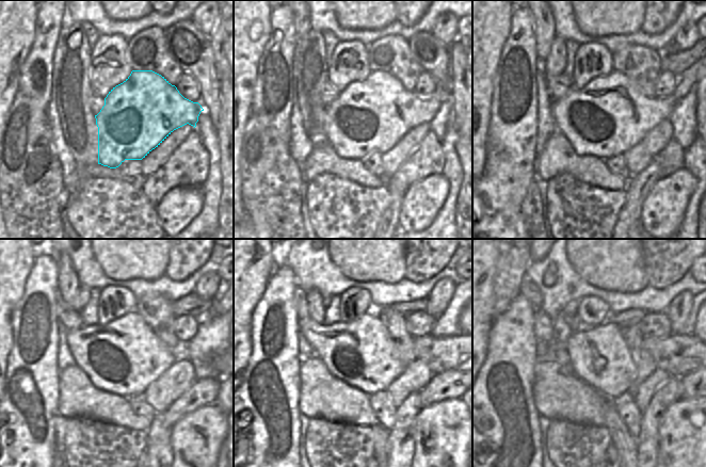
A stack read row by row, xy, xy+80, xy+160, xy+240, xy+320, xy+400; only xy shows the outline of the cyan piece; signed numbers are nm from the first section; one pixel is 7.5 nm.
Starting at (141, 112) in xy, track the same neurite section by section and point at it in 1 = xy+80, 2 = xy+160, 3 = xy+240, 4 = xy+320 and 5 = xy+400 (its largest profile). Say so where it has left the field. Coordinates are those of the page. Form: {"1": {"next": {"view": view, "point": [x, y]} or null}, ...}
{"1": {"next": {"view": "xy+80", "point": [370, 116]}}, "2": {"next": {"view": "xy+160", "point": [608, 116]}}, "3": {"next": {"view": "xy+240", "point": [125, 356]}}, "4": {"next": {"view": "xy+320", "point": [362, 353]}}, "5": {"next": {"view": "xy+400", "point": [599, 356]}}}

